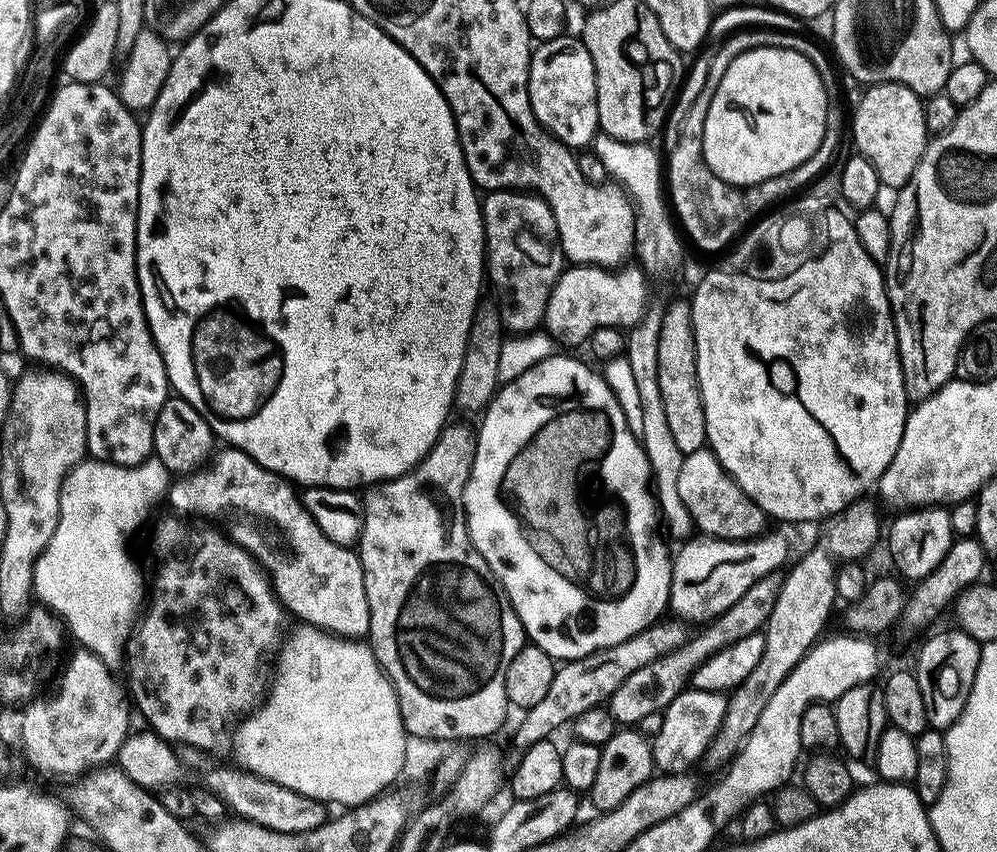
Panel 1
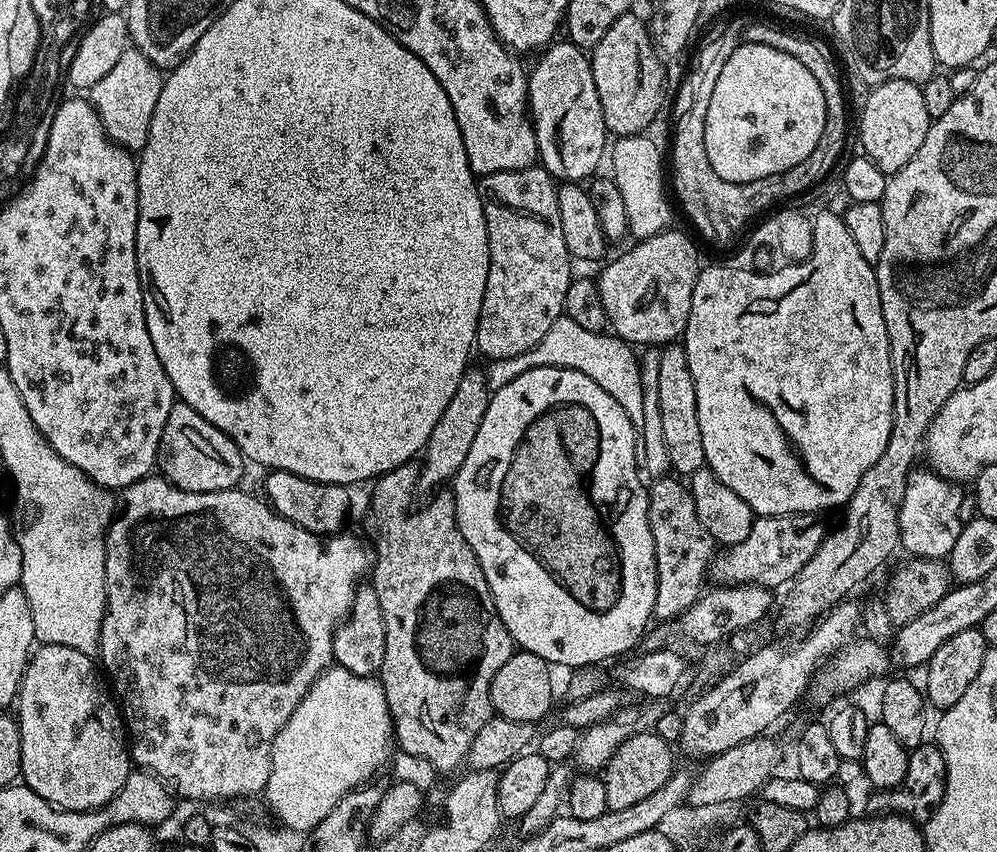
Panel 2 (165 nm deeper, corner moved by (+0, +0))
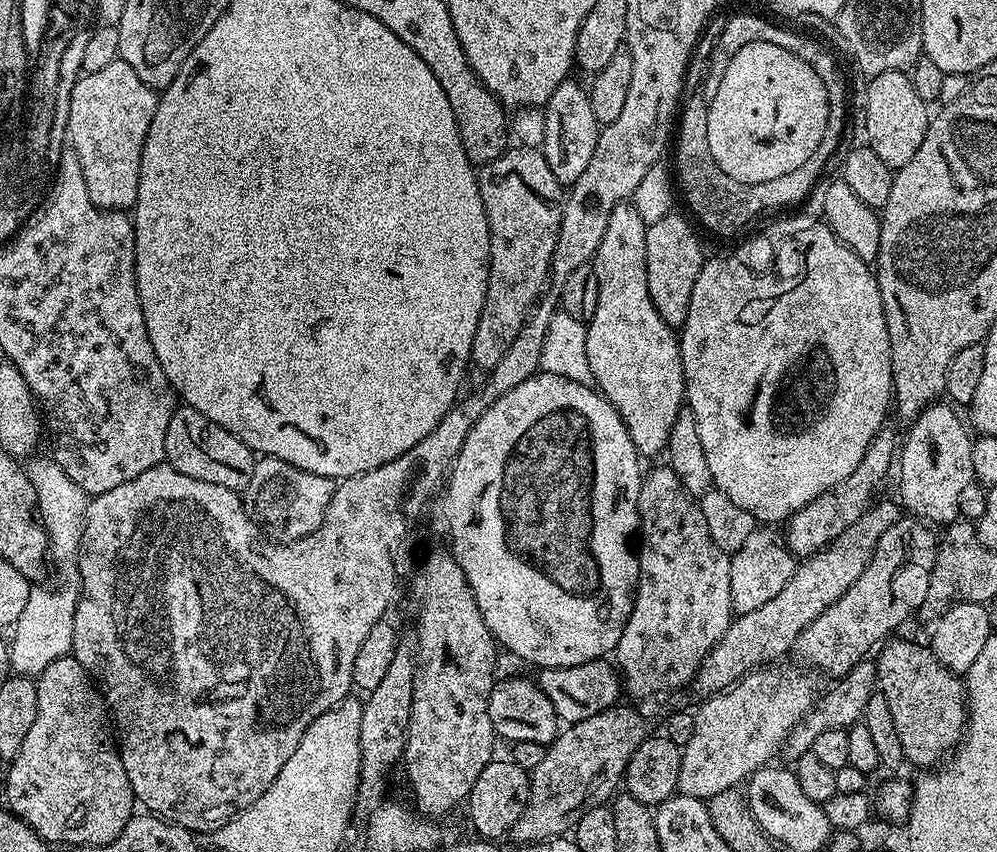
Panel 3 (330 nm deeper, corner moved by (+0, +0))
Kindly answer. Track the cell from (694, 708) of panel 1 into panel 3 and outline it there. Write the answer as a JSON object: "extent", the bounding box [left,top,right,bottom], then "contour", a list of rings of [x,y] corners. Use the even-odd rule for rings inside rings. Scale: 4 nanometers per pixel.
{"extent":[794,518,938,678],"contour":[[[901,518],[888,528],[880,544],[873,550],[866,570],[858,574],[858,582],[854,582],[854,586],[850,586],[850,590],[846,590],[838,602],[822,610],[822,614],[818,614],[818,618],[814,618],[814,622],[810,622],[802,634],[798,634],[794,652],[809,664],[809,669],[821,668],[831,678],[845,676],[854,670],[854,666],[858,666],[858,662],[869,659],[871,652],[868,651],[872,647],[875,649],[883,645],[895,633],[892,632],[895,628],[902,627],[920,607],[923,609],[927,605],[930,574],[938,551],[938,536],[931,531],[935,532],[927,523],[915,518]]]}

